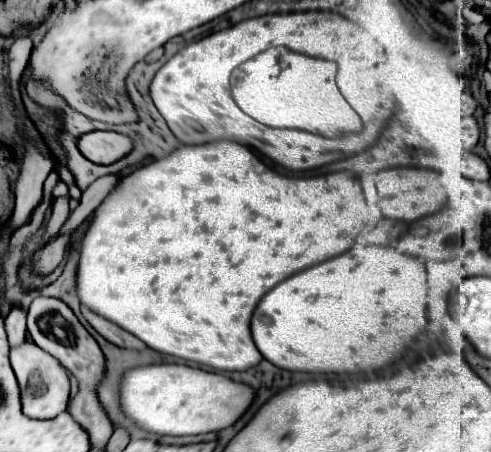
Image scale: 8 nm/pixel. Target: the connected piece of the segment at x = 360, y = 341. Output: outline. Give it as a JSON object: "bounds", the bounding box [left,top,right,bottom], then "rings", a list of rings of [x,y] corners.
{"bounds":[250,245,428,373],"rings":[[[354,245],[344,255],[338,255],[338,257],[332,257],[328,261],[322,261],[318,265],[312,265],[312,267],[284,279],[274,289],[270,289],[260,299],[260,303],[252,315],[250,329],[252,329],[252,339],[258,347],[258,351],[264,355],[264,359],[268,359],[270,363],[274,363],[280,369],[306,371],[306,373],[368,373],[368,371],[382,369],[382,367],[390,365],[392,361],[396,361],[398,357],[402,357],[404,349],[412,343],[412,339],[424,331],[426,323],[428,321],[426,321],[426,269],[424,269],[424,263],[416,257],[410,257],[410,255],[396,251],[394,247]]]}

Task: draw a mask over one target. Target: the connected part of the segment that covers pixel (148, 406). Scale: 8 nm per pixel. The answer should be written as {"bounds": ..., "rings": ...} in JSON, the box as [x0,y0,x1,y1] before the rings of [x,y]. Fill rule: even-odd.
{"bounds":[120,365,254,435],"rings":[[[144,365],[126,371],[120,379],[120,407],[142,431],[156,435],[198,435],[220,431],[240,419],[250,407],[254,391],[248,385],[188,365]]]}

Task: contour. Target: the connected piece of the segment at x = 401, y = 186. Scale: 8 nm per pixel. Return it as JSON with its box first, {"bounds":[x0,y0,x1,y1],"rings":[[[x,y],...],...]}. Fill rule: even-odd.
{"bounds":[372,167,446,221],"rings":[[[418,167],[384,169],[372,175],[372,181],[378,191],[378,197],[380,197],[378,205],[384,217],[390,217],[396,221],[416,221],[424,215],[432,215],[446,207],[446,191],[438,179],[438,173],[430,169],[418,169]]]}

